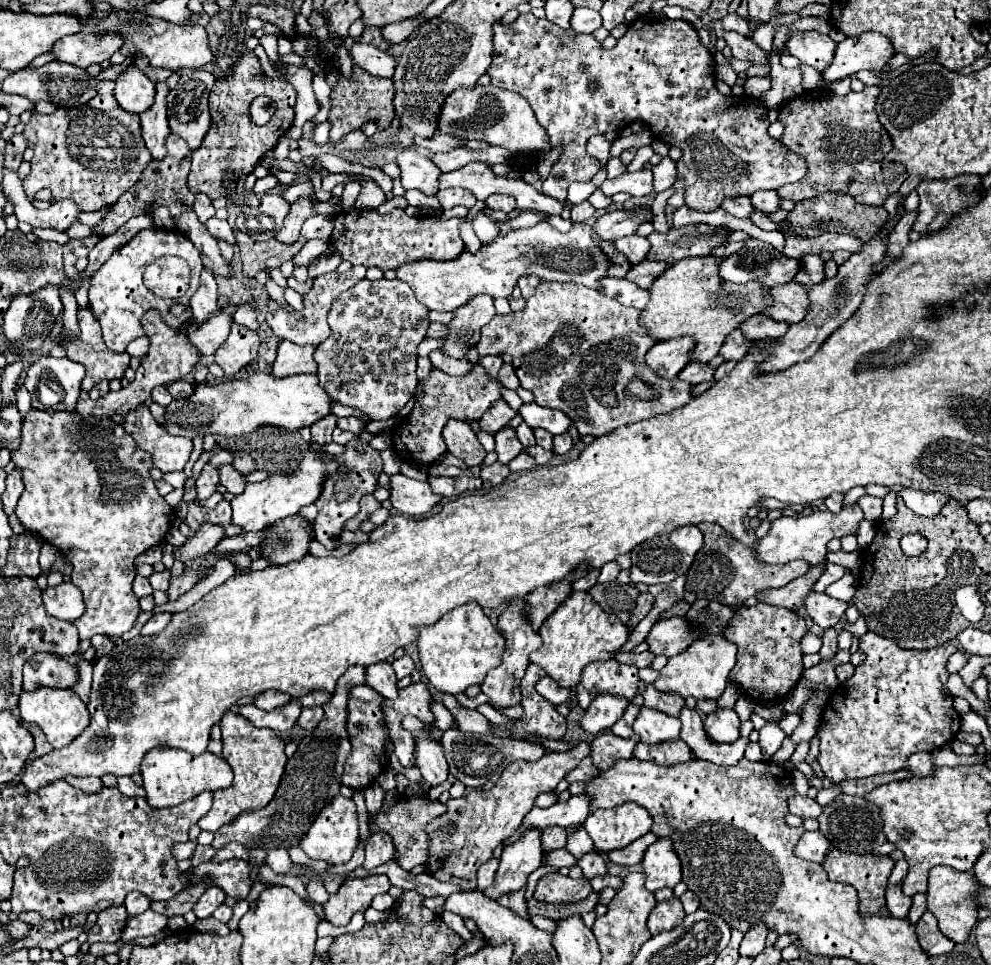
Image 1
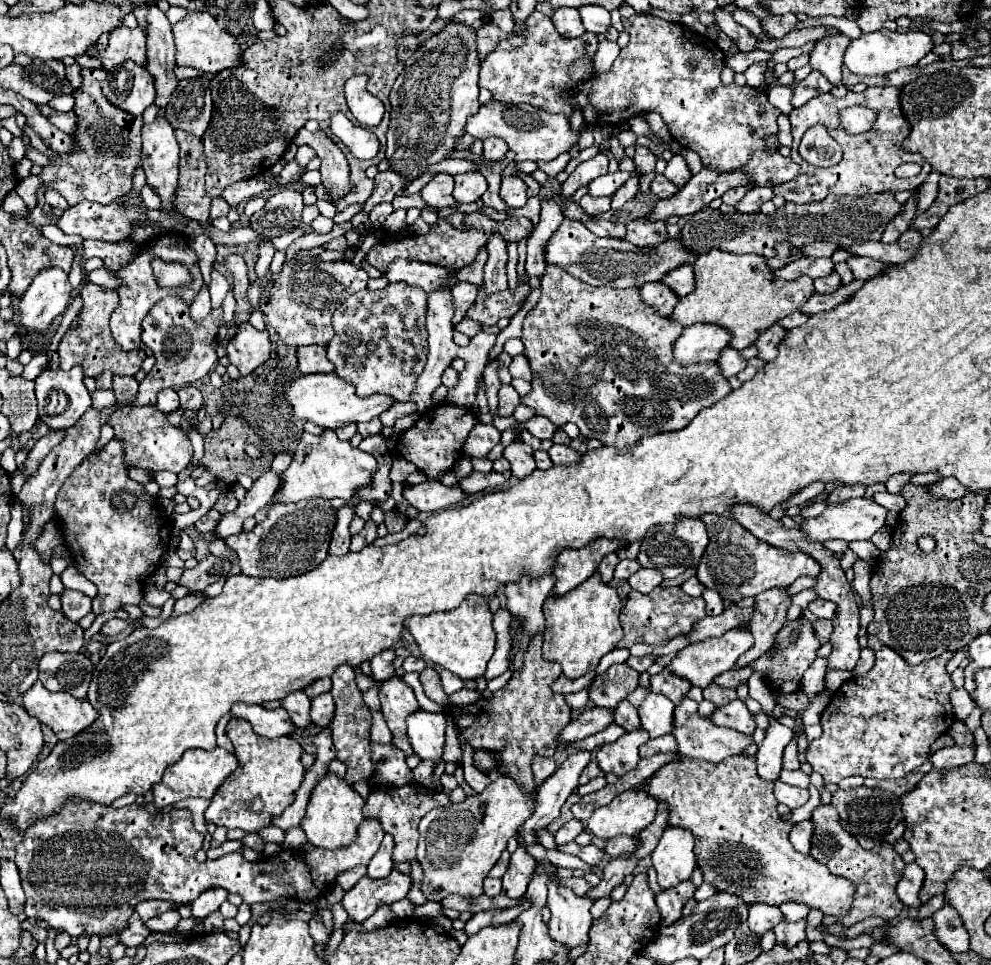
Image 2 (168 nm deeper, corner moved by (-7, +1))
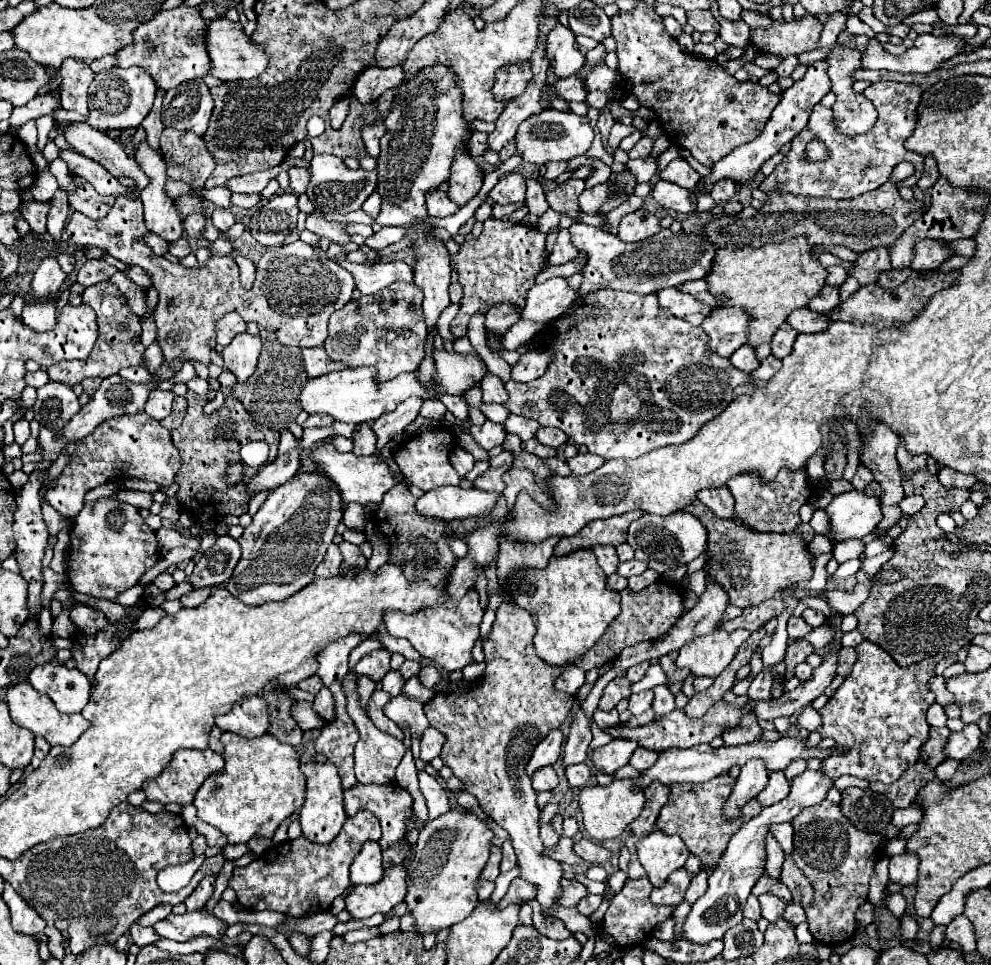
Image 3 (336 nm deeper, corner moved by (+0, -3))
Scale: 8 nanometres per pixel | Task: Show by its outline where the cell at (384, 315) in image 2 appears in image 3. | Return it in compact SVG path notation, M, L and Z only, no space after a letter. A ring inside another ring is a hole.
M393 283L375 295L349 301L329 319L329 337L323 345L327 355L333 361L343 361L347 367L363 367L363 365L375 367L377 379L381 381L393 379L405 371L415 371L425 355L425 341L429 335L425 325L425 315L421 311L421 301L423 301L423 291L415 283Z

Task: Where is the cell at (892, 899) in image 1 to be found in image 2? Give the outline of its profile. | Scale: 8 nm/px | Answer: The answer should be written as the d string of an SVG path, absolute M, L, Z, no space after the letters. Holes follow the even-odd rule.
M910 863L904 869L904 875L896 887L896 893L900 897L900 901L906 907L920 907L920 899L918 899L918 891L922 887L924 881L924 871L918 863Z

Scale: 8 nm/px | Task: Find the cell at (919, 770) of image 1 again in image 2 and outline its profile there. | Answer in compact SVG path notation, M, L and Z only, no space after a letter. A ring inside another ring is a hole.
M960 745L938 749L930 755L930 763L938 771L948 769L948 767L962 767L970 763L972 759L974 759L974 747L960 747Z

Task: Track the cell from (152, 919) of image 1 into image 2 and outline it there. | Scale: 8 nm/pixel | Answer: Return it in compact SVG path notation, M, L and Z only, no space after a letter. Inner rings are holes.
M166 911L166 913L160 913L156 917L152 917L150 921L146 921L144 925L150 929L150 931L158 931L158 933L164 933L164 931L172 931L176 927L176 923L180 921L180 915L178 911Z

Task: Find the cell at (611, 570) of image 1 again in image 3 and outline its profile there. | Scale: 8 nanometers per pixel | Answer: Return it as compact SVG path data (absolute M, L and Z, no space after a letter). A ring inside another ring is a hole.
M631 559L631 561L623 561L623 563L619 563L617 573L623 575L623 577L633 577L633 575L641 575L645 569L647 569L647 565L645 565L643 561L639 561L639 559Z

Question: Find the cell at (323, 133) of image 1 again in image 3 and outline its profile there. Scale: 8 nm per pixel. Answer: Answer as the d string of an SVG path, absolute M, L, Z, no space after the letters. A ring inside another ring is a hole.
M327 153L315 155L311 159L311 169L309 171L311 171L311 183L307 187L307 195L313 201L313 205L323 213L345 215L345 213L357 211L357 209L361 209L365 199L377 187L377 171L363 171L363 169L351 171L343 165L343 161L339 157L327 155Z

